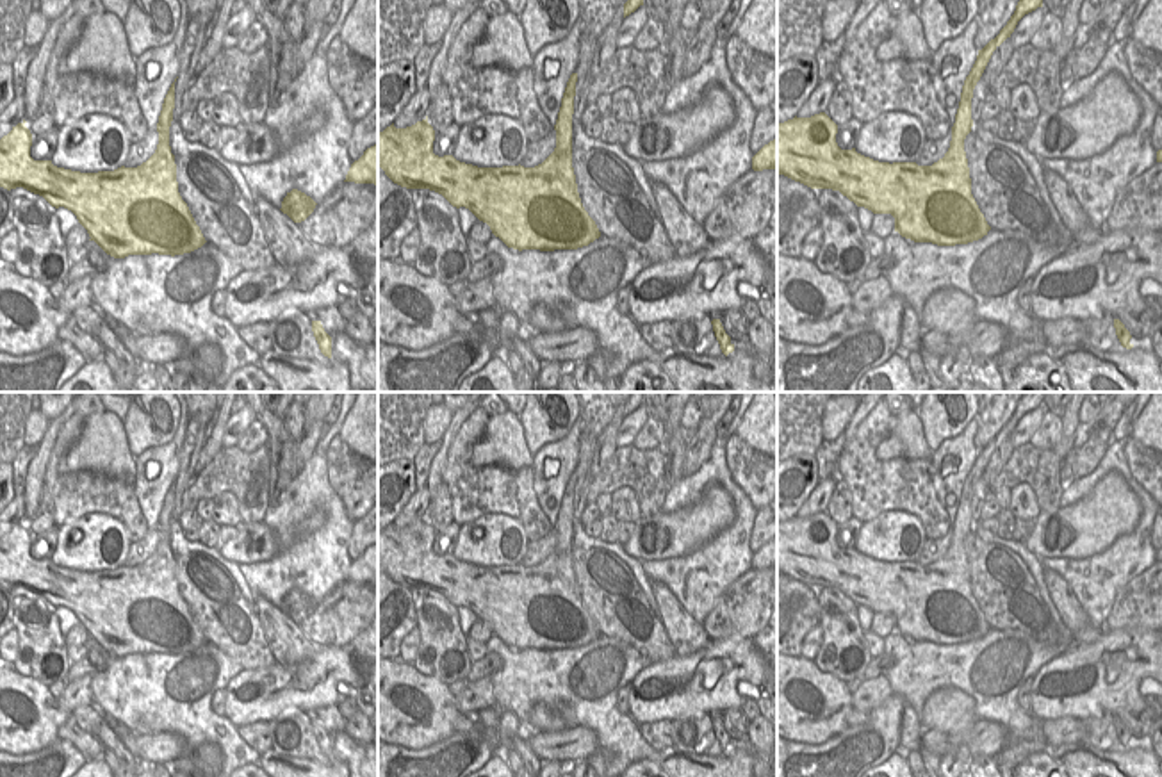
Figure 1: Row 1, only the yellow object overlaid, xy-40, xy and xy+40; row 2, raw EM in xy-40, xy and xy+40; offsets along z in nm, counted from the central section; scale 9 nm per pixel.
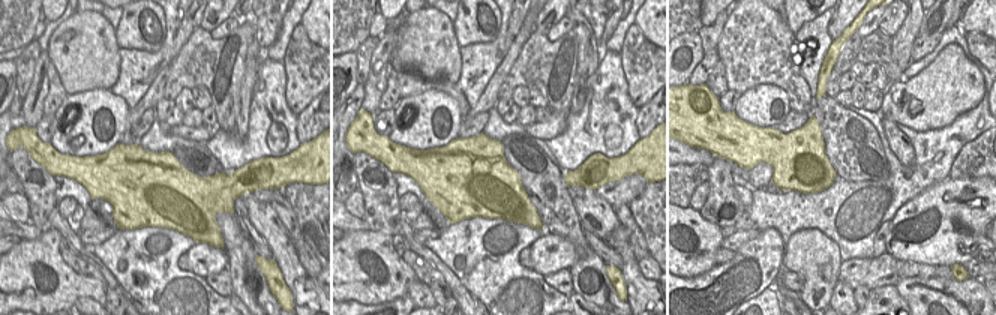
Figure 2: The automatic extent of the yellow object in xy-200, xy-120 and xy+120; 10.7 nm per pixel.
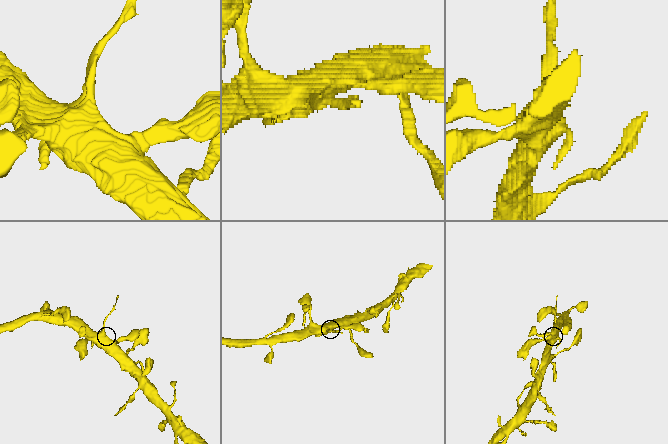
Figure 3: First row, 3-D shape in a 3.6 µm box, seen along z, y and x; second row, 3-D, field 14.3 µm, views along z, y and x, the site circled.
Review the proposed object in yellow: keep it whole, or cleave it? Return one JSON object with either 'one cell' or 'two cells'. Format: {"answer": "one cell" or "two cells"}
{"answer": "two cells"}

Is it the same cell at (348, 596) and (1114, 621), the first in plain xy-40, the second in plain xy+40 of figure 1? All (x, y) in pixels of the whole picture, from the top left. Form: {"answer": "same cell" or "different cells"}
{"answer": "same cell"}

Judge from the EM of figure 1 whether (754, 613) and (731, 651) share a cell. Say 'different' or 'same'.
different

